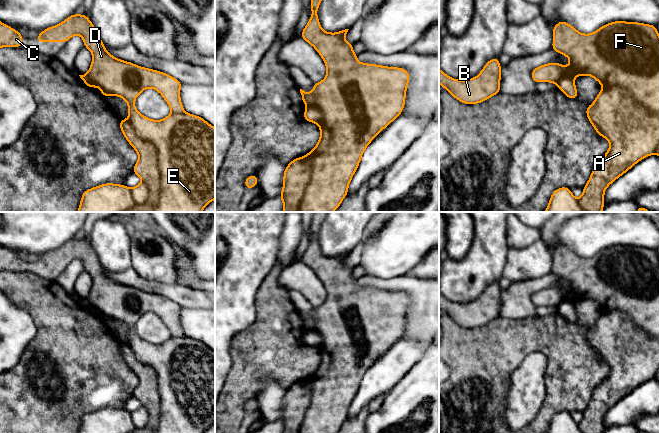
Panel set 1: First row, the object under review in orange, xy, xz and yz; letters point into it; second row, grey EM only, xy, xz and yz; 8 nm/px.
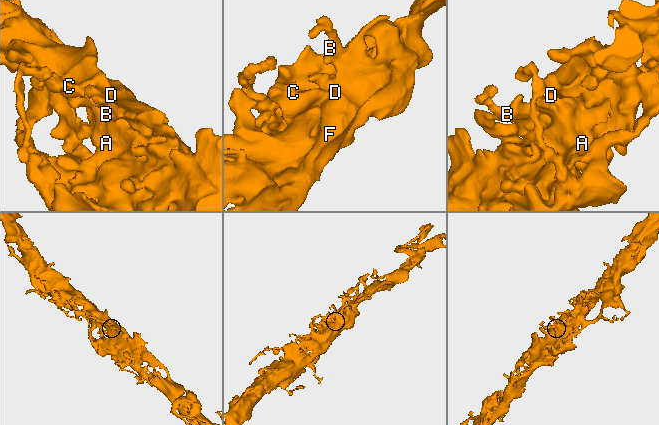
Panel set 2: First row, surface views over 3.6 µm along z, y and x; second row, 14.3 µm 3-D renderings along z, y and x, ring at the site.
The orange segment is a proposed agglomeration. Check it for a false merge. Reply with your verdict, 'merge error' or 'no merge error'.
merge error

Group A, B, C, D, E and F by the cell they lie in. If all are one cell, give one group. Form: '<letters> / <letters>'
A / B C D E F

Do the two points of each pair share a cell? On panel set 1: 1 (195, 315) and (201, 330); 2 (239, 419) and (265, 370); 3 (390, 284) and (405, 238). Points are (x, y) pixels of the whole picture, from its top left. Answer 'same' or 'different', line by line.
1: same
2: same
3: different

